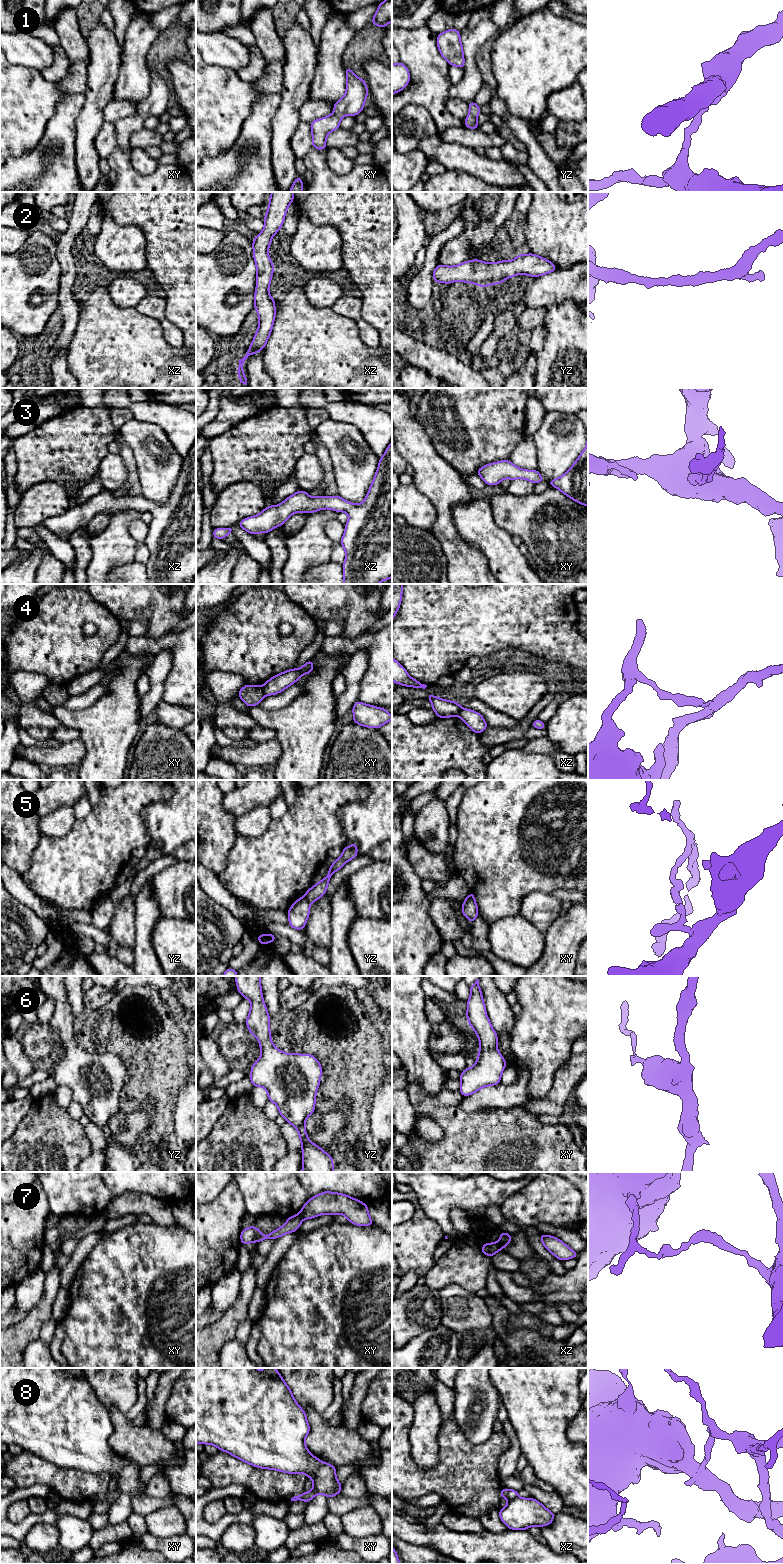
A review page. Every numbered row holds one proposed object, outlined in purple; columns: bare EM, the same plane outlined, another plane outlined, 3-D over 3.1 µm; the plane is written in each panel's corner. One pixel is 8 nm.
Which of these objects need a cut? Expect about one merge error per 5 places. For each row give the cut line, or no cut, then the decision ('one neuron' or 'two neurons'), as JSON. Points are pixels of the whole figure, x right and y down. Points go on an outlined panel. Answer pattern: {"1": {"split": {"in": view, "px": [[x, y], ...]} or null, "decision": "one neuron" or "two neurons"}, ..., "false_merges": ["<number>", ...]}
{"1": {"split": null, "decision": "one neuron"}, "2": {"split": null, "decision": "one neuron"}, "3": {"split": null, "decision": "one neuron"}, "4": {"split": {"in": "xy", "px": [[261, 686], [265, 695]]}, "decision": "two neurons"}, "5": {"split": {"in": "yz", "px": [[304, 896], [309, 903]]}, "decision": "two neurons"}, "6": {"split": null, "decision": "one neuron"}, "7": {"split": {"in": "xz", "px": [[496, 1243], [501, 1249]]}, "decision": "two neurons"}, "8": {"split": {"in": "xz", "px": [[517, 1496], [509, 1501]]}, "decision": "two neurons"}, "false_merges": ["4", "5", "7", "8"]}

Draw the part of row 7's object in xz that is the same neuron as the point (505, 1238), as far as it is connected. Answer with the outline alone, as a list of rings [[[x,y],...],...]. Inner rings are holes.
[[[501,1231],[501,1235],[500,1235],[500,1238],[499,1238],[497,1244],[499,1245],[500,1249],[502,1250],[505,1246],[507,1246],[511,1242],[511,1240],[512,1240],[511,1234]]]

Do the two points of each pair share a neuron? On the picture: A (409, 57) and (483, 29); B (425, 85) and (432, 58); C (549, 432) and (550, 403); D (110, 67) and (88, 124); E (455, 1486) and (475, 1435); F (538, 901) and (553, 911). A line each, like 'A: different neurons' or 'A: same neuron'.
A: different neurons
B: same neuron
C: different neurons
D: same neuron
E: different neurons
F: same neuron

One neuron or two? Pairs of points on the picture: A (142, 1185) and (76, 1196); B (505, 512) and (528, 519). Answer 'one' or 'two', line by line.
A: one
B: one

